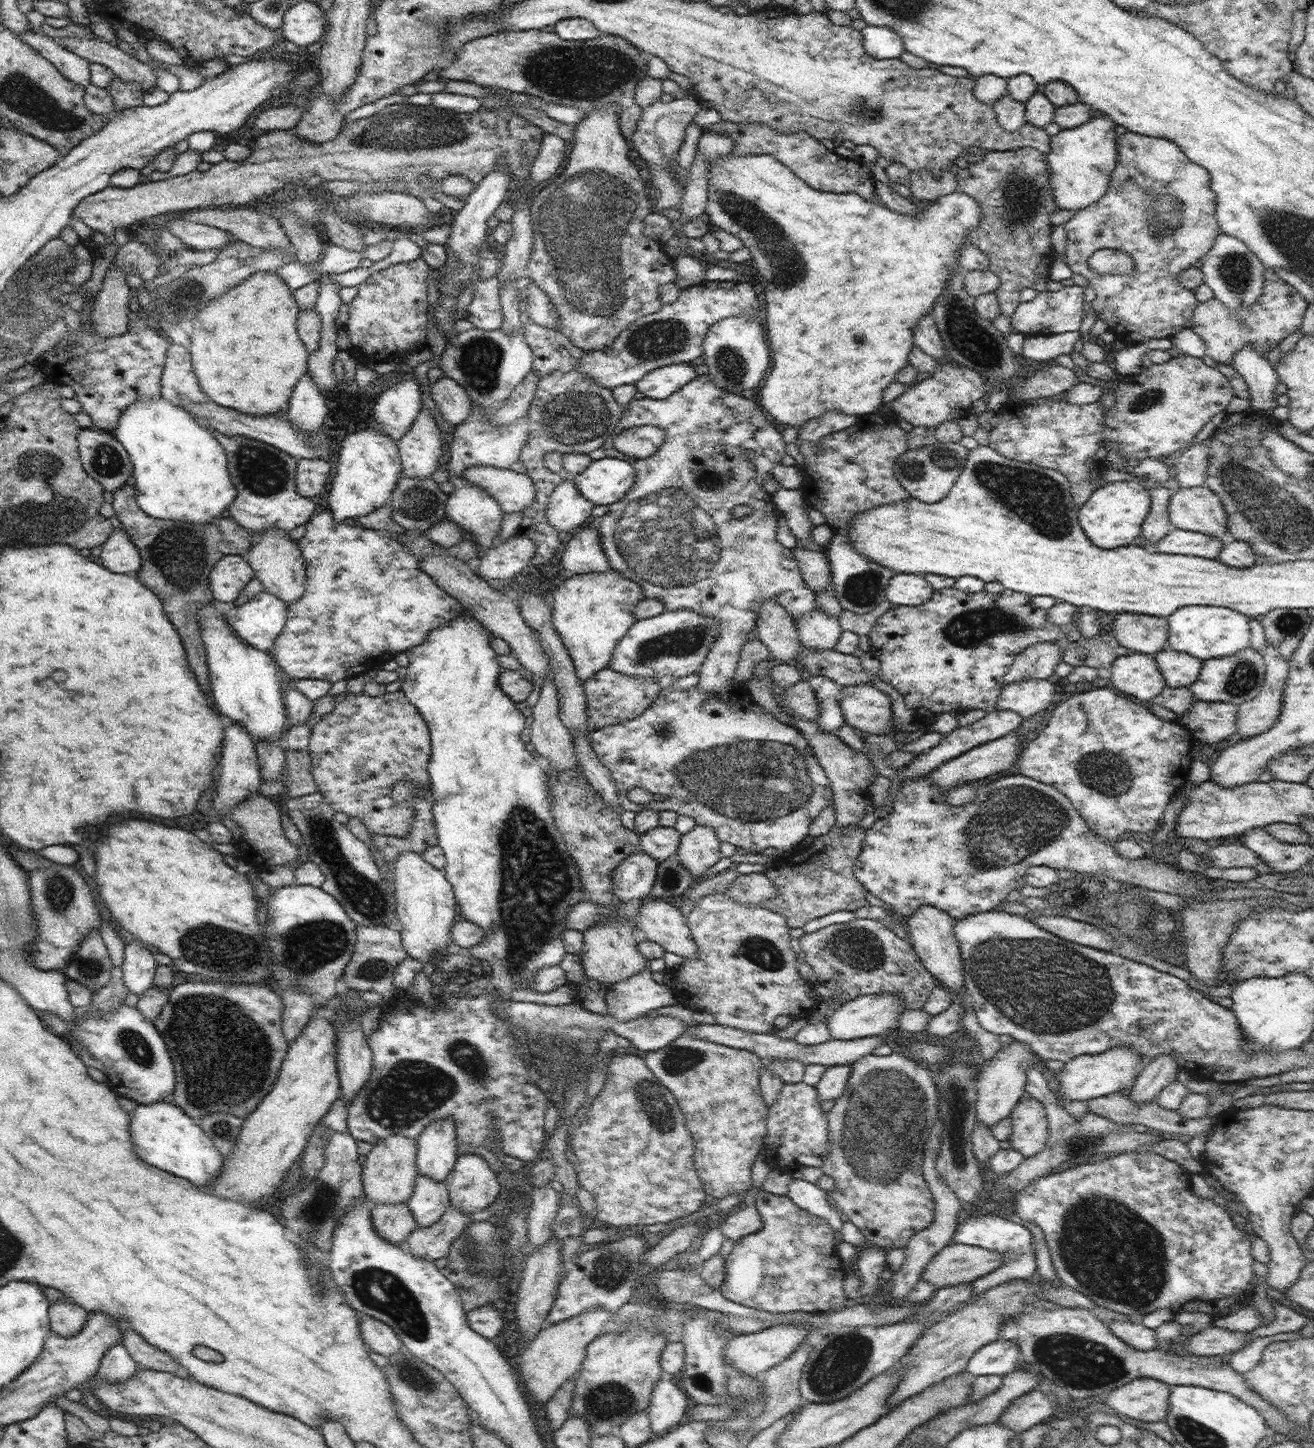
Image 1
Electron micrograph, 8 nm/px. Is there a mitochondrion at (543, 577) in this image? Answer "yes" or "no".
no

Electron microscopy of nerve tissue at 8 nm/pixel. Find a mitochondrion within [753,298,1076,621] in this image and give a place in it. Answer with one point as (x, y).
(1037, 498)

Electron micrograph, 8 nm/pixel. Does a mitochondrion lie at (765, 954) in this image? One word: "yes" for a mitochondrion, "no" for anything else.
yes

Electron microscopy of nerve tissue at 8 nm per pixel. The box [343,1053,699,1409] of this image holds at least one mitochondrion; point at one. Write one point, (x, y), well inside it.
(376, 1288)

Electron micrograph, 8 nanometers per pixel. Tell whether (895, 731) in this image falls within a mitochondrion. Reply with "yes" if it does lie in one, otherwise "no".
no

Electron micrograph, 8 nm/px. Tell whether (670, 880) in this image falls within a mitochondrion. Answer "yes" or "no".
yes

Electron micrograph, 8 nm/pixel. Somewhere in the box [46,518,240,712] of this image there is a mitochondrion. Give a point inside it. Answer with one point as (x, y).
(177, 553)

